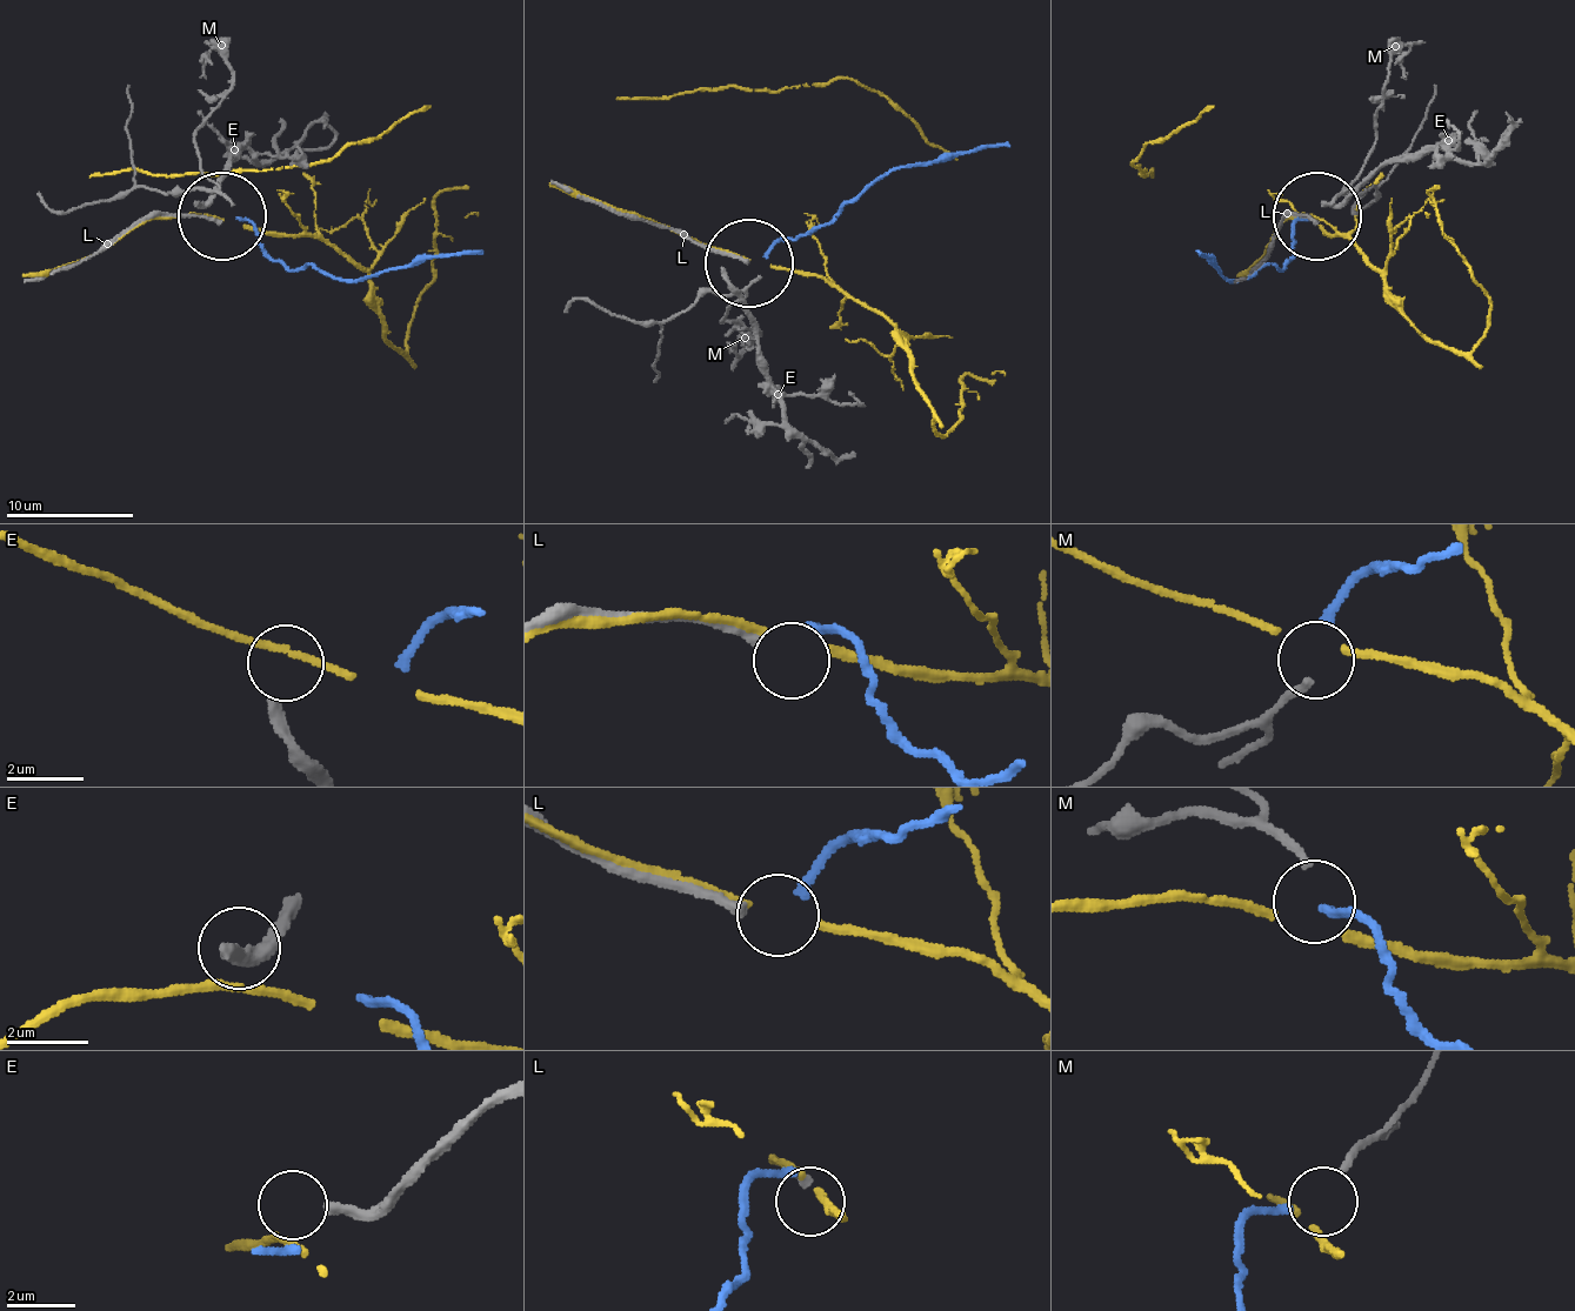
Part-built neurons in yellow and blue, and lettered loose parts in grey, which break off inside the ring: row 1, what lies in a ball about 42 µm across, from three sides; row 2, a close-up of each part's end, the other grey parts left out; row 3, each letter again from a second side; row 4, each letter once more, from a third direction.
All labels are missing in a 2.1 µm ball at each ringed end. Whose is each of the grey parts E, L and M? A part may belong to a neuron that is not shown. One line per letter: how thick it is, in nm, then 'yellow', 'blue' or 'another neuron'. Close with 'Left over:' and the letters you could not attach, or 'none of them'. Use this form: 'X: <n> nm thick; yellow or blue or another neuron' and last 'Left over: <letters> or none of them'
E: 300 nm thick; another neuron
L: 280 nm thick; another neuron
M: 220 nm thick; blue
Left over: E, L

